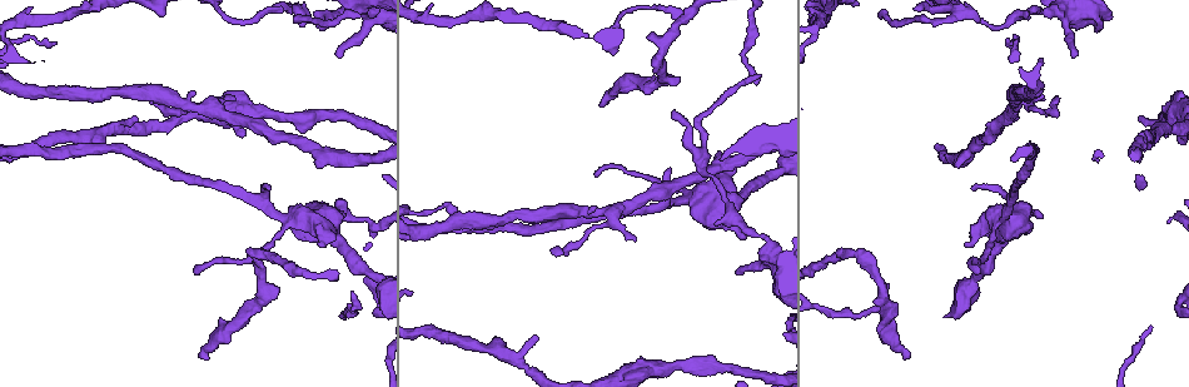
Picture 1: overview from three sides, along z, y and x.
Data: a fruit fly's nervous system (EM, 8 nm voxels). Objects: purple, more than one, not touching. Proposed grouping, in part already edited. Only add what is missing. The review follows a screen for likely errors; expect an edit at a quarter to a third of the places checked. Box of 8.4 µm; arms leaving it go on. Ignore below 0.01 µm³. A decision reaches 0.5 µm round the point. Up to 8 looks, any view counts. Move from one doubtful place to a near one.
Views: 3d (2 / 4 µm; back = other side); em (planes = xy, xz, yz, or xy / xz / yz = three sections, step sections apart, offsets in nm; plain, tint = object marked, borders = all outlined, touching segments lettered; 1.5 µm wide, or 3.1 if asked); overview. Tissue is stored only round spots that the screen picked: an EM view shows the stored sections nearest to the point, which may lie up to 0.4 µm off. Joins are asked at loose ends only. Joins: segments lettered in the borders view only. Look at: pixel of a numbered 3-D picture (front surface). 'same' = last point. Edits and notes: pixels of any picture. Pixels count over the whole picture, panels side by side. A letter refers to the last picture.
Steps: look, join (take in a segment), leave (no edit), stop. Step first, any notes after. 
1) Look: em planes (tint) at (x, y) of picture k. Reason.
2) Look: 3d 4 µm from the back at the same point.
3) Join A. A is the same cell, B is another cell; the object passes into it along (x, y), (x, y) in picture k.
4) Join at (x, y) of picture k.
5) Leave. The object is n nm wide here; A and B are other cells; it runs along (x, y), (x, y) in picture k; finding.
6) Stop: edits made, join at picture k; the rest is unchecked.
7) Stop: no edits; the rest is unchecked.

Look: em planes (borders) at (601, 107) of picture 1. An open end.

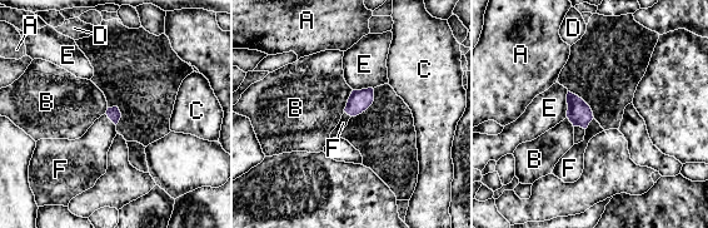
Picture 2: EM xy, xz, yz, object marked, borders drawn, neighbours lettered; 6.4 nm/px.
Join F. F is the same cell, A, B, C, D and E are other cells; the object passes into it along (114, 114), (109, 118), (90, 152) in picture 2; it goes on there.

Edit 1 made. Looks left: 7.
Look: em planes (borders) at (1043, 218) of picture 1. Free end.

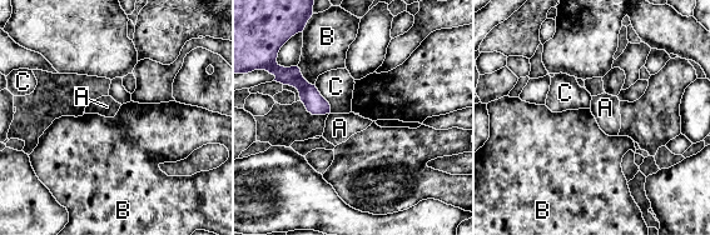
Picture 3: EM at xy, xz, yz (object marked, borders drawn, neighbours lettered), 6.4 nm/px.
Leave. The longest contact is with C, 220 nm; A, B and C are other cells; none of them fits.

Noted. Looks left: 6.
Look: em xz step 8 (tint) at (739, 271) of picture 1. Thin end.

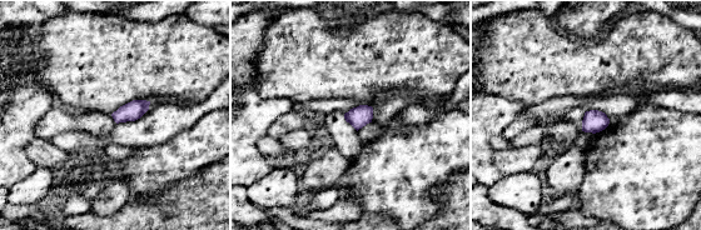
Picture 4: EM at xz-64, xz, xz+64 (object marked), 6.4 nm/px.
Look: em planes (borders) at the same point. Another direction.

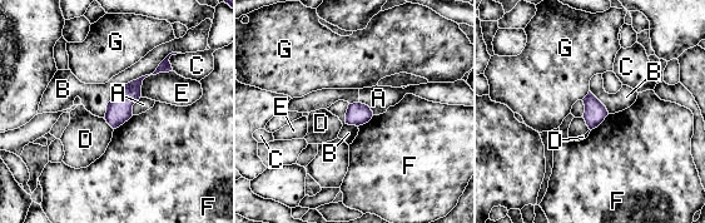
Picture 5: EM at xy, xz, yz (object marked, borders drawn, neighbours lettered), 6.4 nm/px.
Leave. The object is 140 nm wide here; the longest contact is with B, 650 nm; A, B, C, D, E, F and G are other cells; none of them fits.

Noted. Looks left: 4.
Stop: edits made, join at picture 2; the rest is unchecked.

